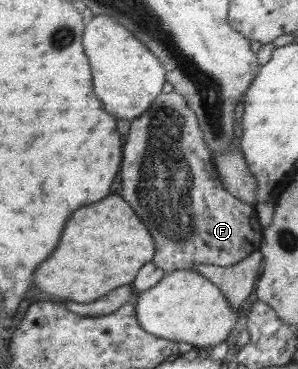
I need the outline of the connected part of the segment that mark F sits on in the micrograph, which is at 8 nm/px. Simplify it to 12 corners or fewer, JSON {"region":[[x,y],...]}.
{"region":[[161,93],[132,121],[120,197],[164,273],[258,251],[198,118]]}

